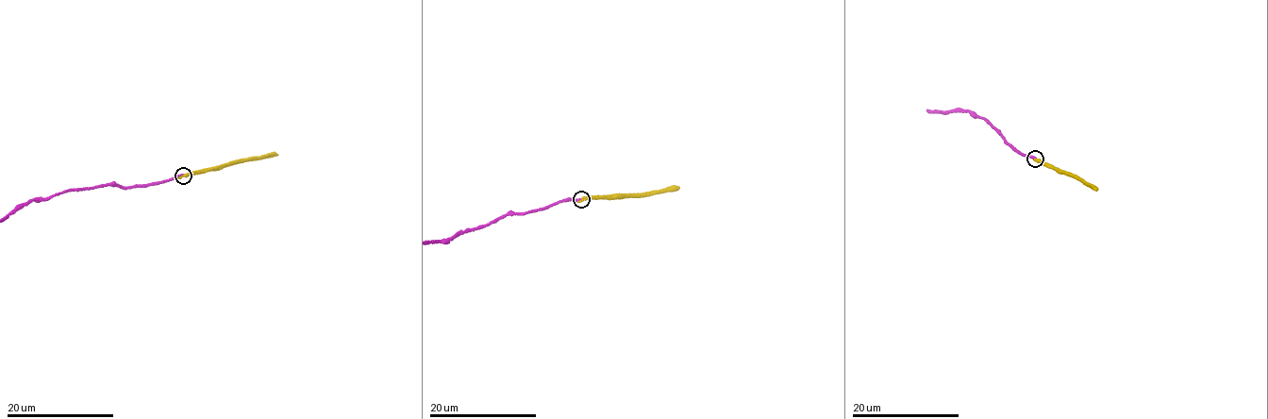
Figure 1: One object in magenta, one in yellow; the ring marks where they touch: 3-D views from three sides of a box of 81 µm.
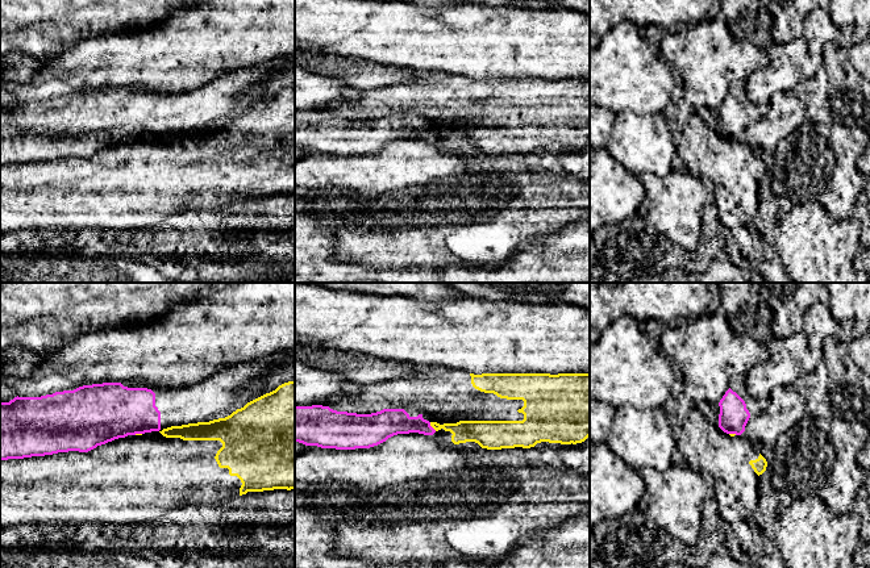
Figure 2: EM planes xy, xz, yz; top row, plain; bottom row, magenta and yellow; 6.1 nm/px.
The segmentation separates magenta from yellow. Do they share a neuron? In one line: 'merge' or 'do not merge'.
do not merge

